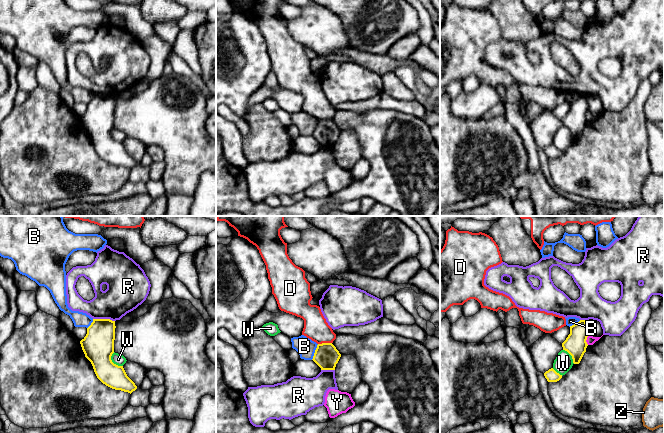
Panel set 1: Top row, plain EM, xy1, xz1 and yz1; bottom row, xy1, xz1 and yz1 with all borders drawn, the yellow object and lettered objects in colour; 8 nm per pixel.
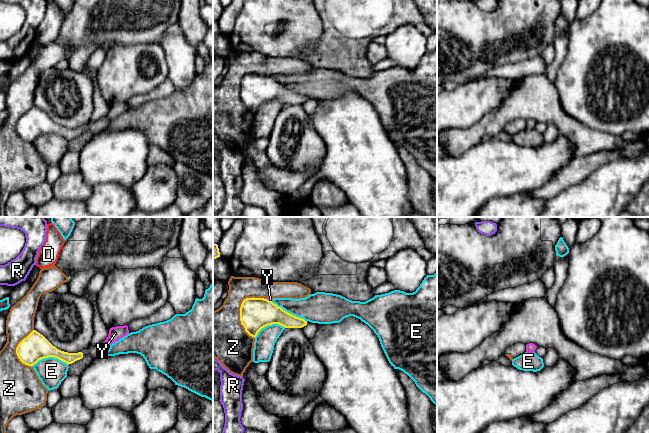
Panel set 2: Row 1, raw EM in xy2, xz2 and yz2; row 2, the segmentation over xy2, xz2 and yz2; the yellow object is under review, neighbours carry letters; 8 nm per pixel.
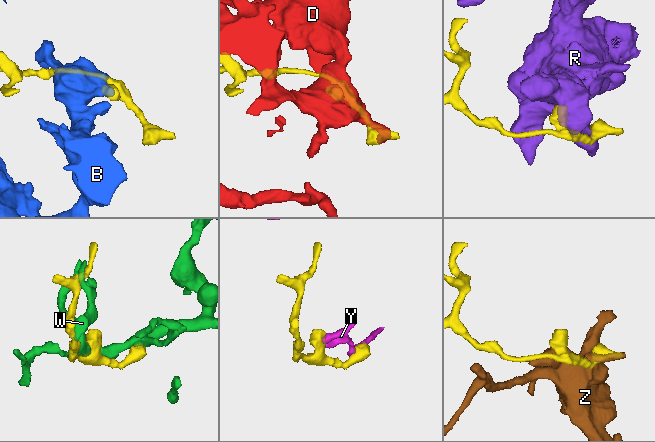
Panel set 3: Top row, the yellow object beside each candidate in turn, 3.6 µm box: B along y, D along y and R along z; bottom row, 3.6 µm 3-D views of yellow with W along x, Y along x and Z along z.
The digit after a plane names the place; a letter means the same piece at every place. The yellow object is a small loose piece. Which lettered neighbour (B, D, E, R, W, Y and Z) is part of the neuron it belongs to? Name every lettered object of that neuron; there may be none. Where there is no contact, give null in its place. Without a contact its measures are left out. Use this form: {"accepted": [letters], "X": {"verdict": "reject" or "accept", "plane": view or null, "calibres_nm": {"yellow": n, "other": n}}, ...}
{"accepted": [], "B": {"verdict": "reject", "plane": "xz1", "calibres_nm": {"yellow": 200, "other": 150}}, "D": {"verdict": "reject", "plane": "xz1", "calibres_nm": {"yellow": 200, "other": 200}}, "E": {"verdict": "reject", "plane": "xy2", "calibres_nm": {"yellow": 220, "other": 220}}, "R": {"verdict": "reject", "plane": "xy1", "calibres_nm": {"yellow": 260, "other": 280}}, "W": {"verdict": "reject", "plane": "xy1", "calibres_nm": {"yellow": 260, "other": 90}}, "Y": {"verdict": "reject", "plane": "yz1", "calibres_nm": {"yellow": 180, "other": 70}}, "Z": {"verdict": "reject", "plane": "xz2", "calibres_nm": {"yellow": 260, "other": 380}}}

